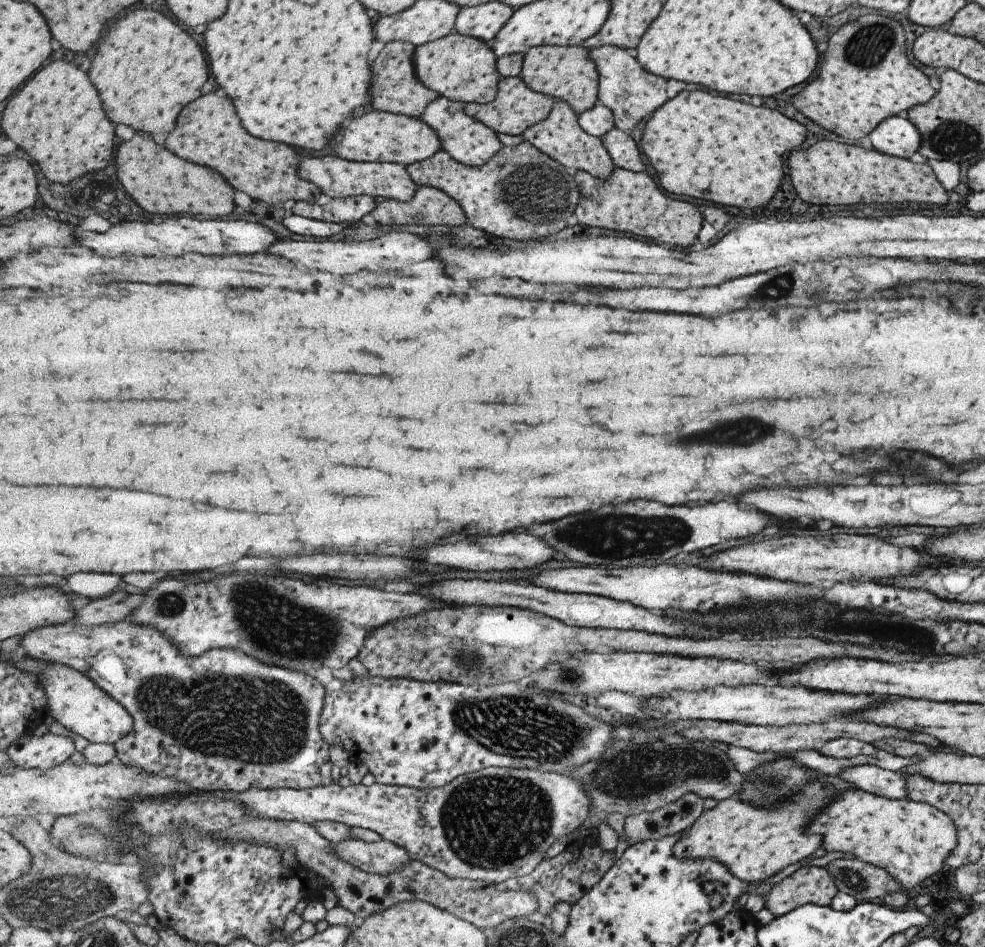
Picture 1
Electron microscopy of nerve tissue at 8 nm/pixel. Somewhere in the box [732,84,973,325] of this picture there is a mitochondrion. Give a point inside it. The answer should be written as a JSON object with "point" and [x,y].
{"point":[779,286]}

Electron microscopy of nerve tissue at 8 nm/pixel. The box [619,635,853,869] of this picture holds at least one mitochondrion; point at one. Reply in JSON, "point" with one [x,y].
{"point":[770,785]}

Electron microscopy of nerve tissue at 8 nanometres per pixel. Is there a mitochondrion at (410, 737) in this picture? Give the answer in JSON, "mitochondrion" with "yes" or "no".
{"mitochondrion":"no"}

